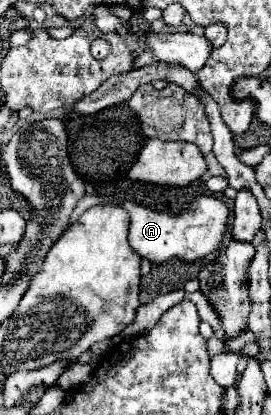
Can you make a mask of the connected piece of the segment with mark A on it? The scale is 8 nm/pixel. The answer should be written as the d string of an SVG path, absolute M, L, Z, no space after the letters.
M211 195L197 197L189 209L177 215L171 211L151 211L151 207L141 207L141 203L123 203L123 207L131 217L131 227L129 227L131 247L143 259L149 259L153 263L161 263L171 257L181 257L185 261L207 257L219 247L229 215L227 205Z

